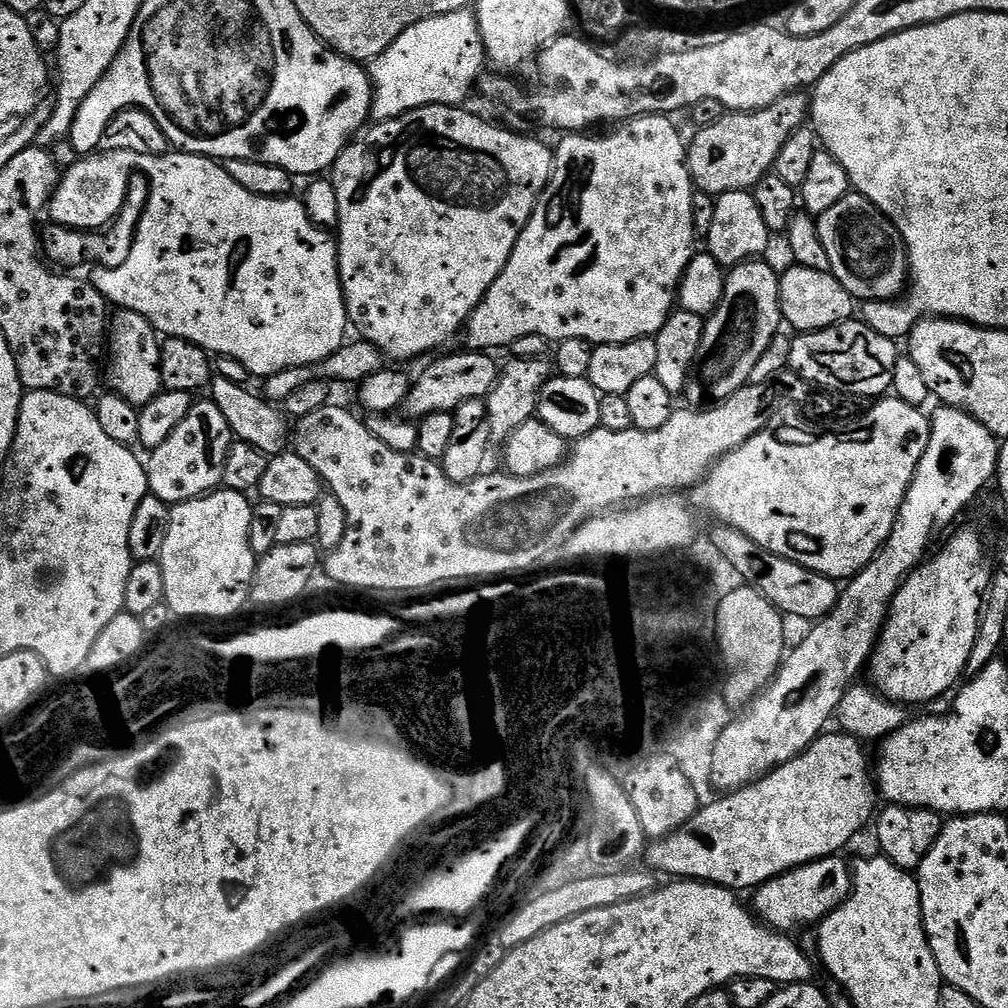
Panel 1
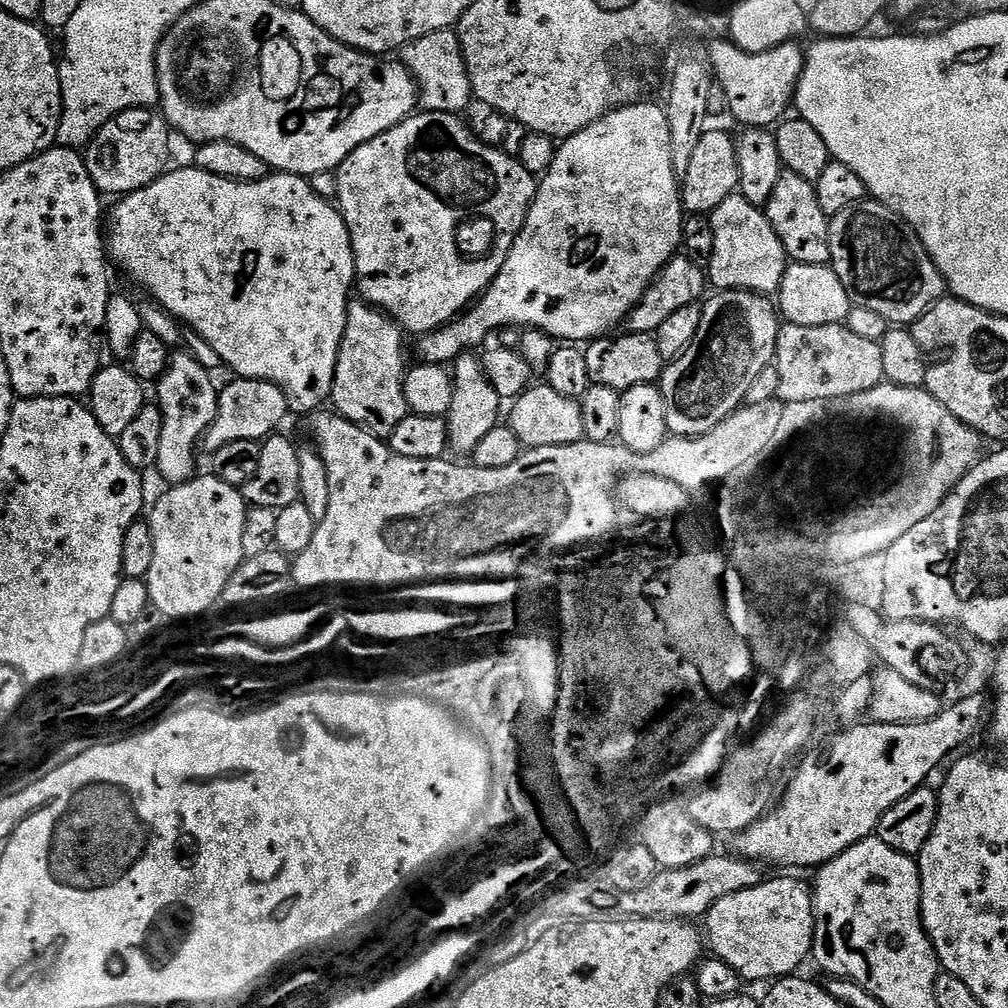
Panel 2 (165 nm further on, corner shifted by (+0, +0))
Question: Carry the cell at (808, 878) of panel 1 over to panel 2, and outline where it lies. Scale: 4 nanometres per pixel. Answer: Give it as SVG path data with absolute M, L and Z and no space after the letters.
M780 876L777 880L768 878L750 890L730 894L730 898L714 902L707 916L703 917L707 947L709 944L711 955L726 962L726 966L733 968L744 982L775 982L799 973L800 963L812 955L816 929L816 911L812 901L809 885L792 876Z

